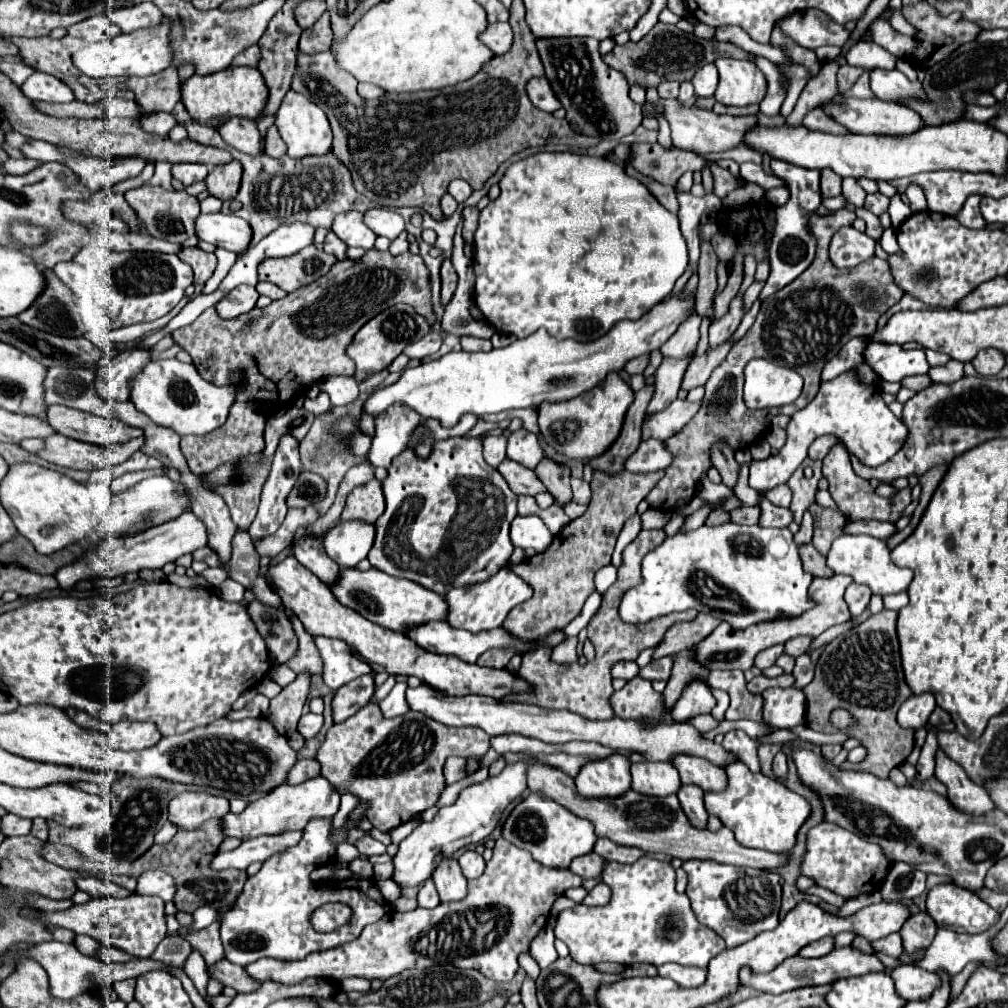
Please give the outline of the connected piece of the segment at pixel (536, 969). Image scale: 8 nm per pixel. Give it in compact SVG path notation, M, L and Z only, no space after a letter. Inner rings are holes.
M521 954L519 964L530 978L537 979L540 974L540 967L530 955Z

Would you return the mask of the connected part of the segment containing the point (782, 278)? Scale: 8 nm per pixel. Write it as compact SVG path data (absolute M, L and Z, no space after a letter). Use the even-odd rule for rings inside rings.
M773 160L771 162L771 170L775 176L783 178L787 182L787 188L791 192L791 198L785 206L781 206L777 210L777 224L775 224L775 234L773 234L773 242L769 248L769 262L771 262L771 274L759 294L759 300L763 302L765 298L773 296L777 290L781 290L783 286L791 284L801 272L807 270L807 266L811 264L811 260L815 258L815 238L809 232L807 226L807 216L809 212L813 212L819 204L821 204L821 190L819 190L819 170L809 170L809 168L801 168L801 166L793 166L789 162L781 162L781 160Z

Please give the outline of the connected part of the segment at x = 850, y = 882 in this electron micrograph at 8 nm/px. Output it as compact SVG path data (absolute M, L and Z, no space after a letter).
M823 822L809 830L807 834L807 856L803 860L803 874L813 878L817 886L829 888L845 898L855 898L865 892L875 892L881 888L891 862L885 858L877 844L857 838L857 834Z

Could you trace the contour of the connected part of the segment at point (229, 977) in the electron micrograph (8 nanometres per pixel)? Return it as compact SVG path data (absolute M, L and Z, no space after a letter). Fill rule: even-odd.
M221 958L217 960L215 964L207 966L207 974L219 982L223 982L225 986L231 986L235 988L237 992L253 992L259 988L257 982L253 982L245 970L237 964L231 964L227 958Z

